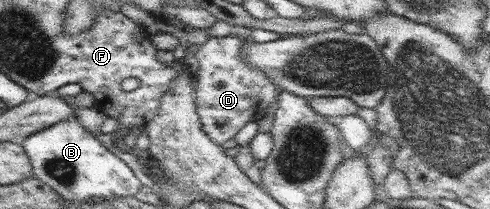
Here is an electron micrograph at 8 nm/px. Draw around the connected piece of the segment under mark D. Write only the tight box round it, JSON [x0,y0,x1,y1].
[192,35,279,145]

